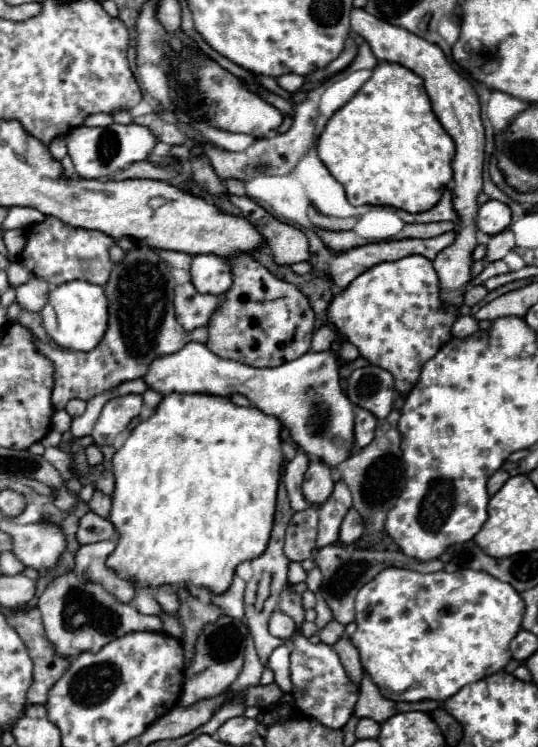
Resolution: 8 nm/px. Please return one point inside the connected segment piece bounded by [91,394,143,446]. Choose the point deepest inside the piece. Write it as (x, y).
(119, 412)

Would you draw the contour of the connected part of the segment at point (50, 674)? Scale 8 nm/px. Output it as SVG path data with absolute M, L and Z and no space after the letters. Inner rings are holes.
M23 608L7 614L9 624L25 642L29 656L35 664L33 668L33 686L27 692L27 704L45 704L49 688L61 678L69 668L69 660L57 656L41 624L41 614L37 608Z

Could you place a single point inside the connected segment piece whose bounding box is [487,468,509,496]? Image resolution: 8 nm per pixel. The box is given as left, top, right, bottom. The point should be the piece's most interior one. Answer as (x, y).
(500, 477)

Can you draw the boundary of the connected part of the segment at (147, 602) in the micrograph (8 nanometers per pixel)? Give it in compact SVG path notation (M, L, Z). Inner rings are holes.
M139 588L137 594L135 594L135 598L133 598L133 602L135 602L135 608L141 614L153 614L153 616L161 616L163 614L163 610L157 604L155 594L153 594L151 588Z

